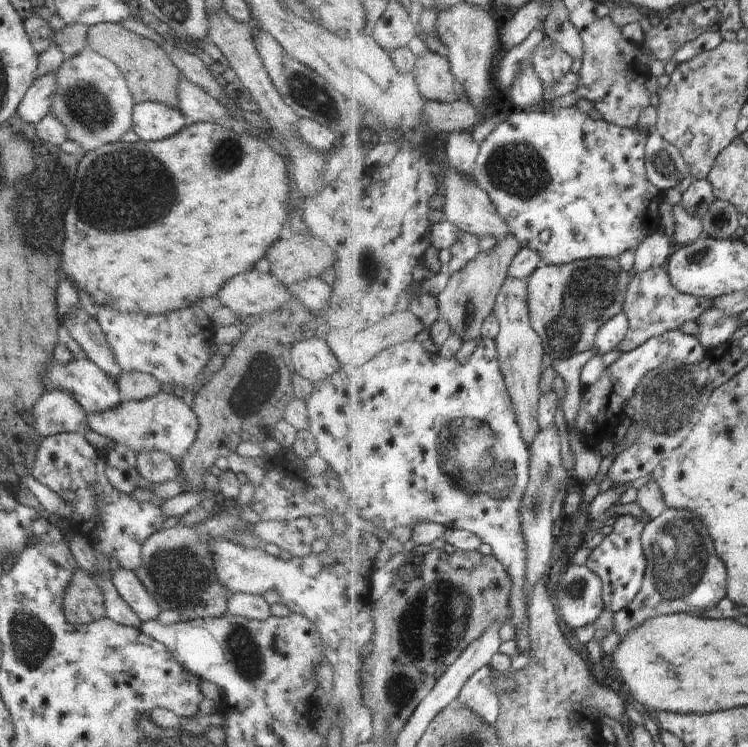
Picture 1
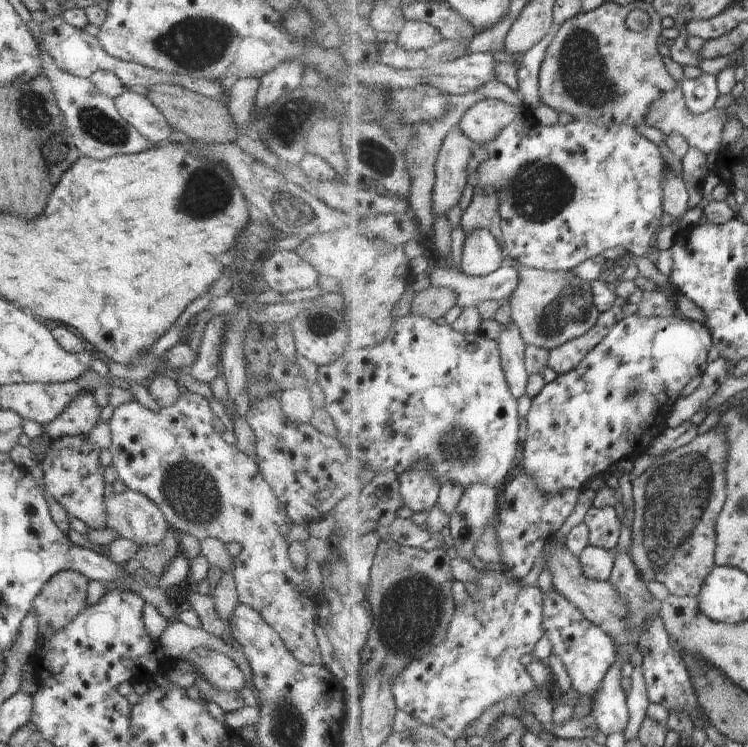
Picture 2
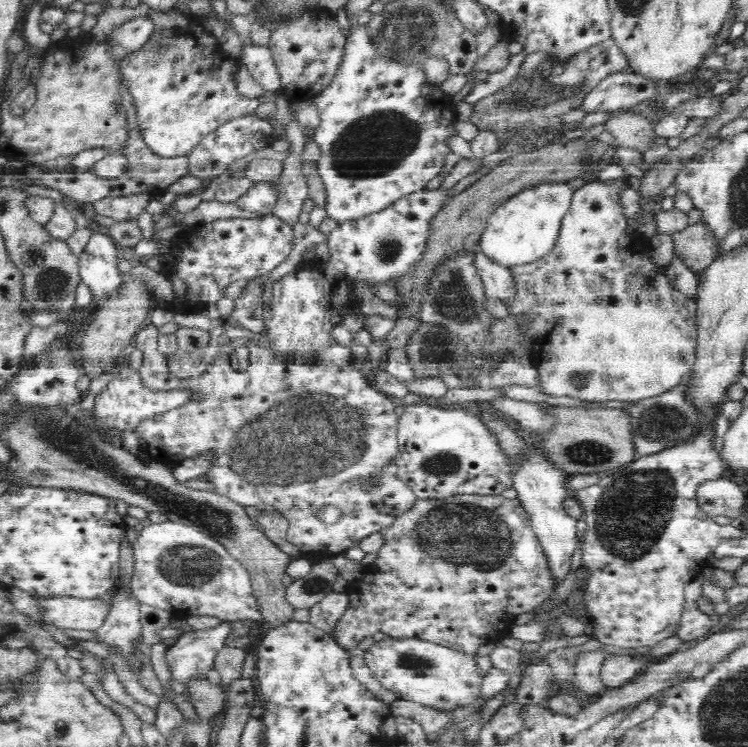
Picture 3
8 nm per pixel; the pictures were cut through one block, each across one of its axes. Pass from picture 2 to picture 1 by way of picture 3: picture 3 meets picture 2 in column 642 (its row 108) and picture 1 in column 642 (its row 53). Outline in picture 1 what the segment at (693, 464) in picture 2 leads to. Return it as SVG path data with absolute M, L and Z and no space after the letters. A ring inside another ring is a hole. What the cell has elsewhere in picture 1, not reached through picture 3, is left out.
M668 507L662 516L646 525L642 540L648 557L648 570L636 600L628 609L616 614L616 632L622 638L658 616L676 613L701 616L729 596L729 566L716 554L714 540L698 512Z

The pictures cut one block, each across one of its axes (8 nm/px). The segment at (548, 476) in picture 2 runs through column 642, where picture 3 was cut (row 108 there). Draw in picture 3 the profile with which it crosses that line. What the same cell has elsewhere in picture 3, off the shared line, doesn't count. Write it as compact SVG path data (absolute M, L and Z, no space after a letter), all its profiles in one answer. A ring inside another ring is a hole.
M364 26L352 27L337 77L313 99L321 116L320 128L311 134L311 140L321 152L317 169L326 191L324 208L327 217L338 223L380 212L400 198L426 189L428 182L444 170L446 158L452 154L448 142L458 136L455 101L440 85L426 79L423 65L388 58L379 50L380 45L374 42Z

